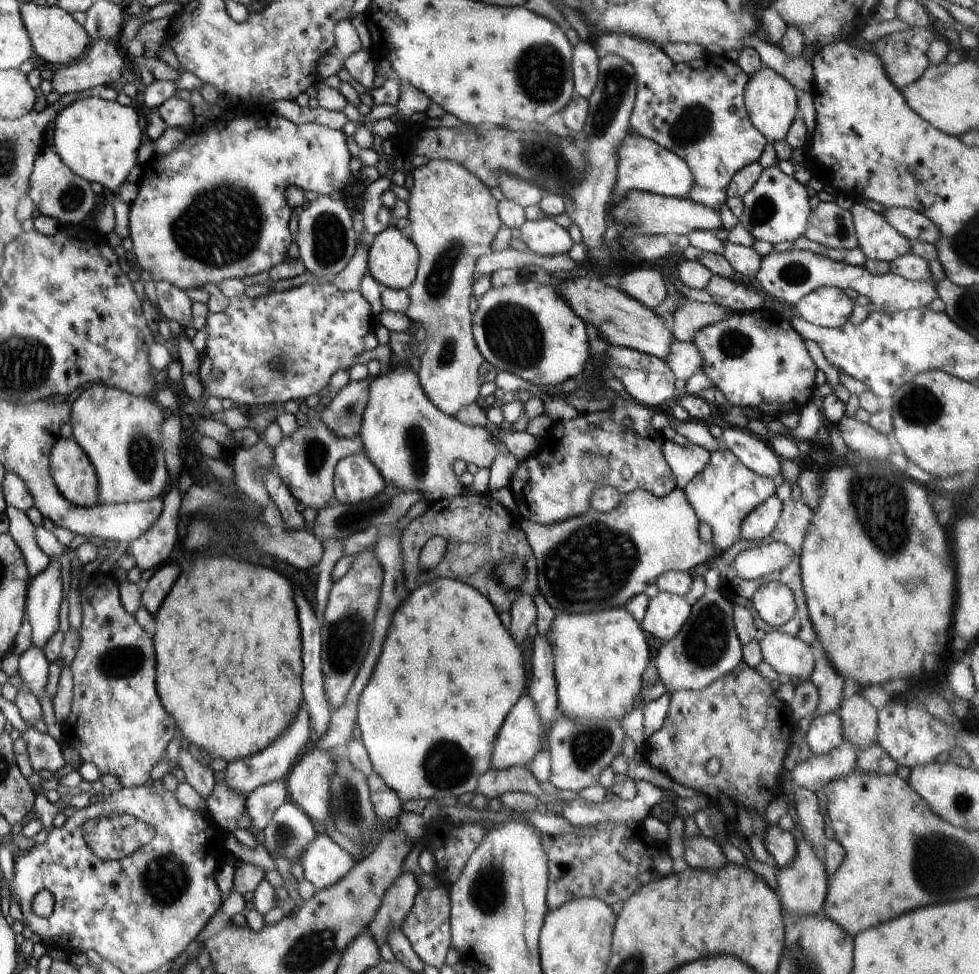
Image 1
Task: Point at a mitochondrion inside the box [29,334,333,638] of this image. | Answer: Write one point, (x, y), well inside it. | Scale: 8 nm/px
(141, 452)

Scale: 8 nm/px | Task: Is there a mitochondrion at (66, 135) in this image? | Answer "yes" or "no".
no

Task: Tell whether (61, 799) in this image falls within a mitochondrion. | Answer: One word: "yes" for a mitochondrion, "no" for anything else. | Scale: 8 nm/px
no

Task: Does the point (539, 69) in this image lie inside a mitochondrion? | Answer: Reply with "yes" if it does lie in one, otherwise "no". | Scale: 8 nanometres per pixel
yes

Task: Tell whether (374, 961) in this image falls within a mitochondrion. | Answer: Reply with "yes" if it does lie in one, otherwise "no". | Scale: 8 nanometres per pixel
no

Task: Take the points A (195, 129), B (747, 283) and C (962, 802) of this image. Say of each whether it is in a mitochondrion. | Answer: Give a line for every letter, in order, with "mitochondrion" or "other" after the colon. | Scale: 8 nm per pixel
A: other
B: other
C: mitochondrion

